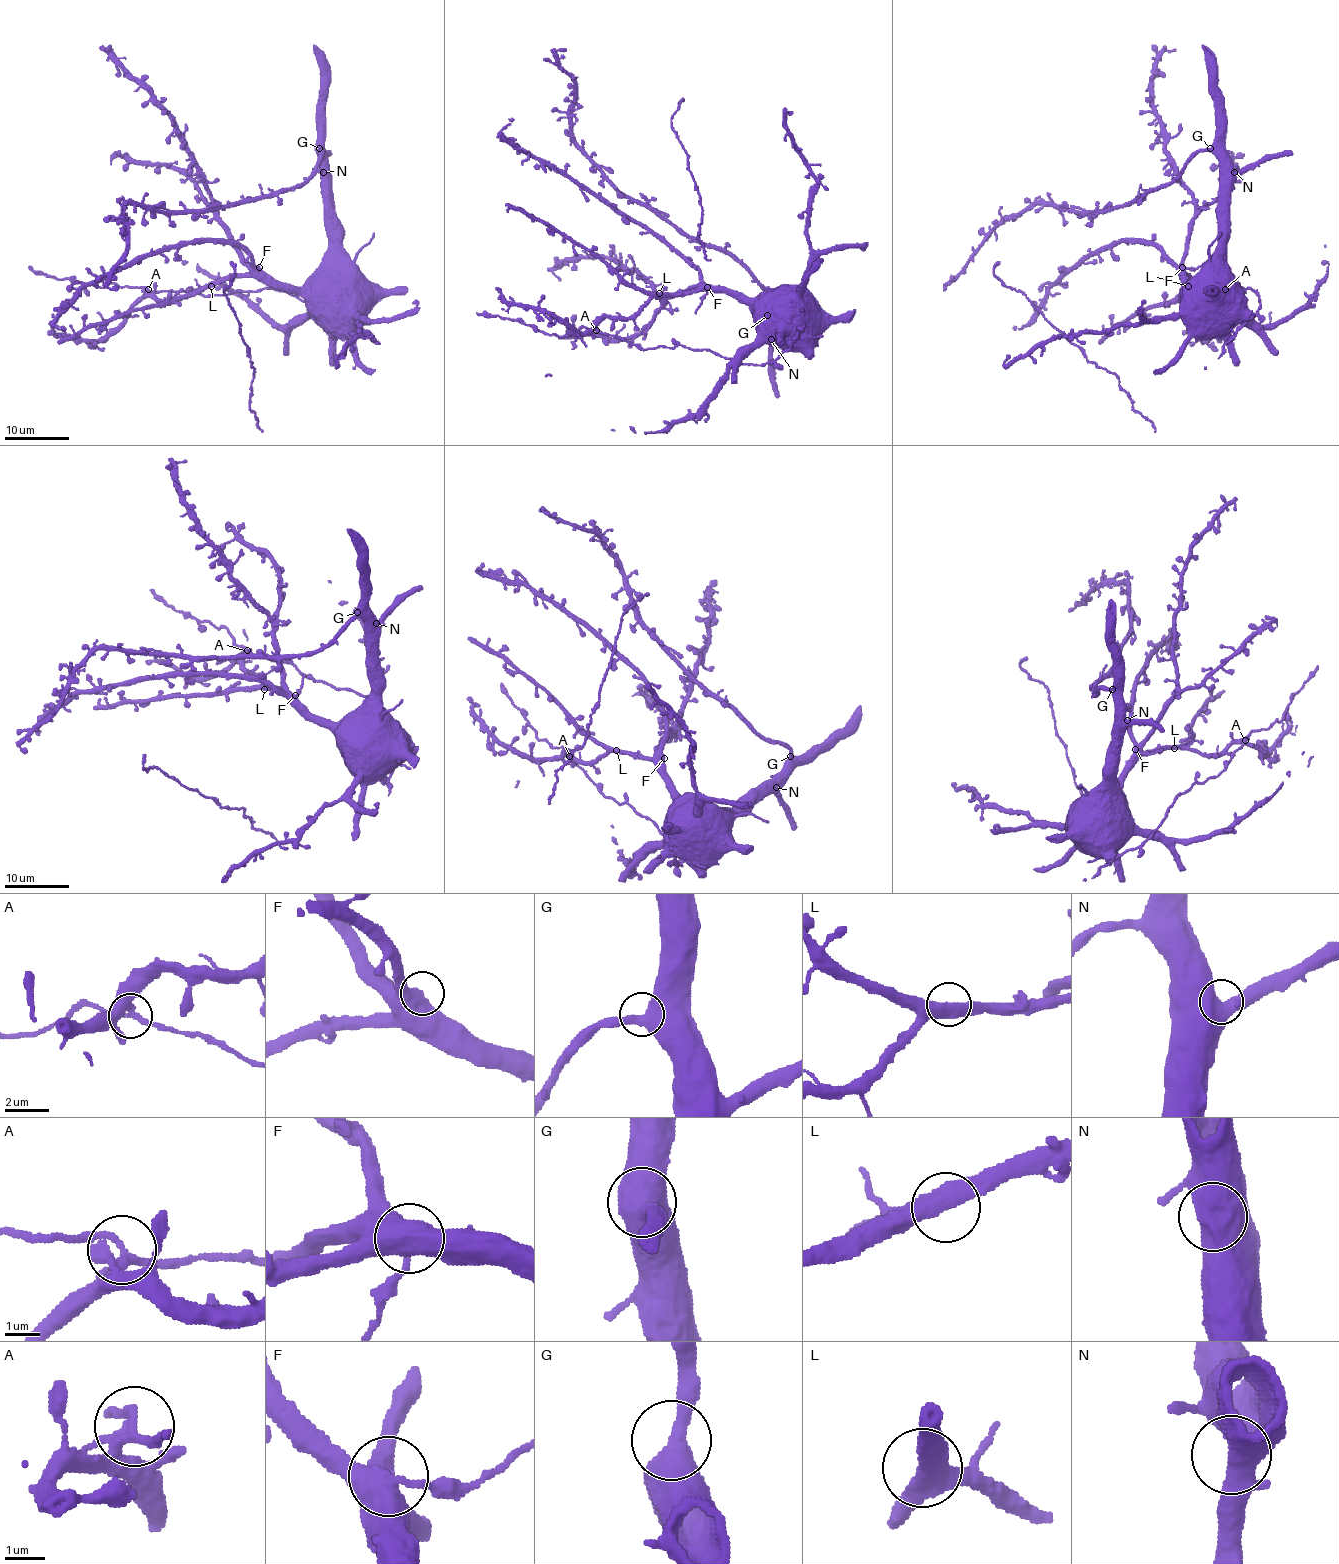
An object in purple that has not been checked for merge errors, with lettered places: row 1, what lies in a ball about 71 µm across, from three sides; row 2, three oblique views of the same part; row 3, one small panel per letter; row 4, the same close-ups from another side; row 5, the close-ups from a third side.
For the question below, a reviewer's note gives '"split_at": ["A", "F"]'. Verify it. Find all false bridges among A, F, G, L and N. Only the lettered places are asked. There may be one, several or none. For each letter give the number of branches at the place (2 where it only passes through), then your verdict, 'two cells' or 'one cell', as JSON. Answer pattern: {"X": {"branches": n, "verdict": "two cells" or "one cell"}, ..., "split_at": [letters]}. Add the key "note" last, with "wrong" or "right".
{"A": {"branches": 3, "verdict": "two cells"}, "F": {"branches": 2, "verdict": "two cells"}, "G": {"branches": 2, "verdict": "one cell"}, "L": {"branches": 2, "verdict": "one cell"}, "N": {"branches": 2, "verdict": "one cell"}, "split_at": ["A", "F"], "note": "right"}

